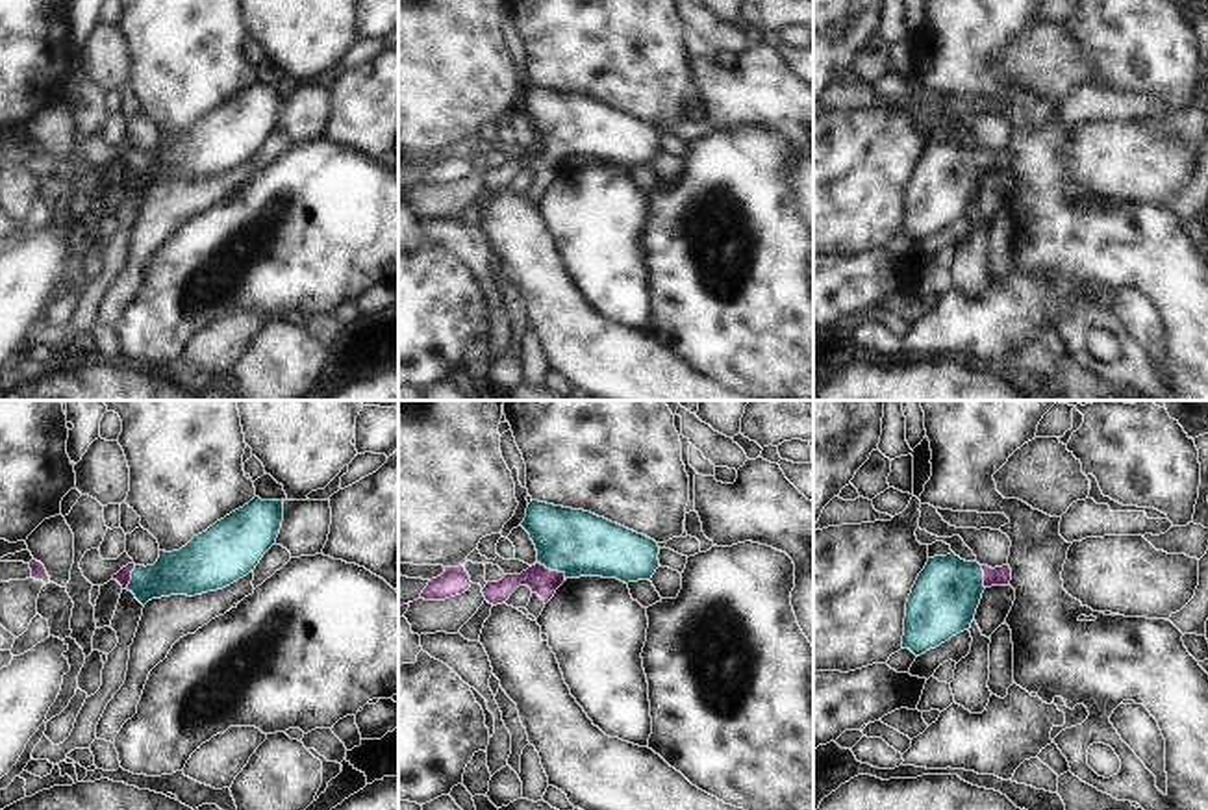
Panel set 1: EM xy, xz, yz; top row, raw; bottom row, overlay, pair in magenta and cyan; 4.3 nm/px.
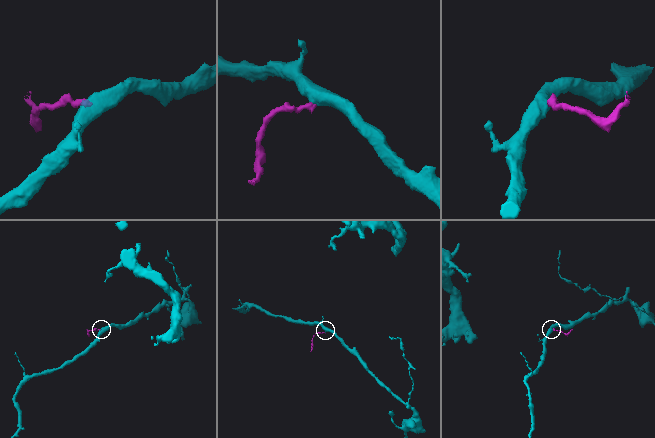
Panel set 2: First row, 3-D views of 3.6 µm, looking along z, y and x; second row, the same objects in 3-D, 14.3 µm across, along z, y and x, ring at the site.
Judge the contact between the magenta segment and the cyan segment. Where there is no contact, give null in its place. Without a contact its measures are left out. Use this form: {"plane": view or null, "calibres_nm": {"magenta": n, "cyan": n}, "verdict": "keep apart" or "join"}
{"plane": "xz", "calibres_nm": {"magenta": 120, "cyan": 280}, "verdict": "join"}

